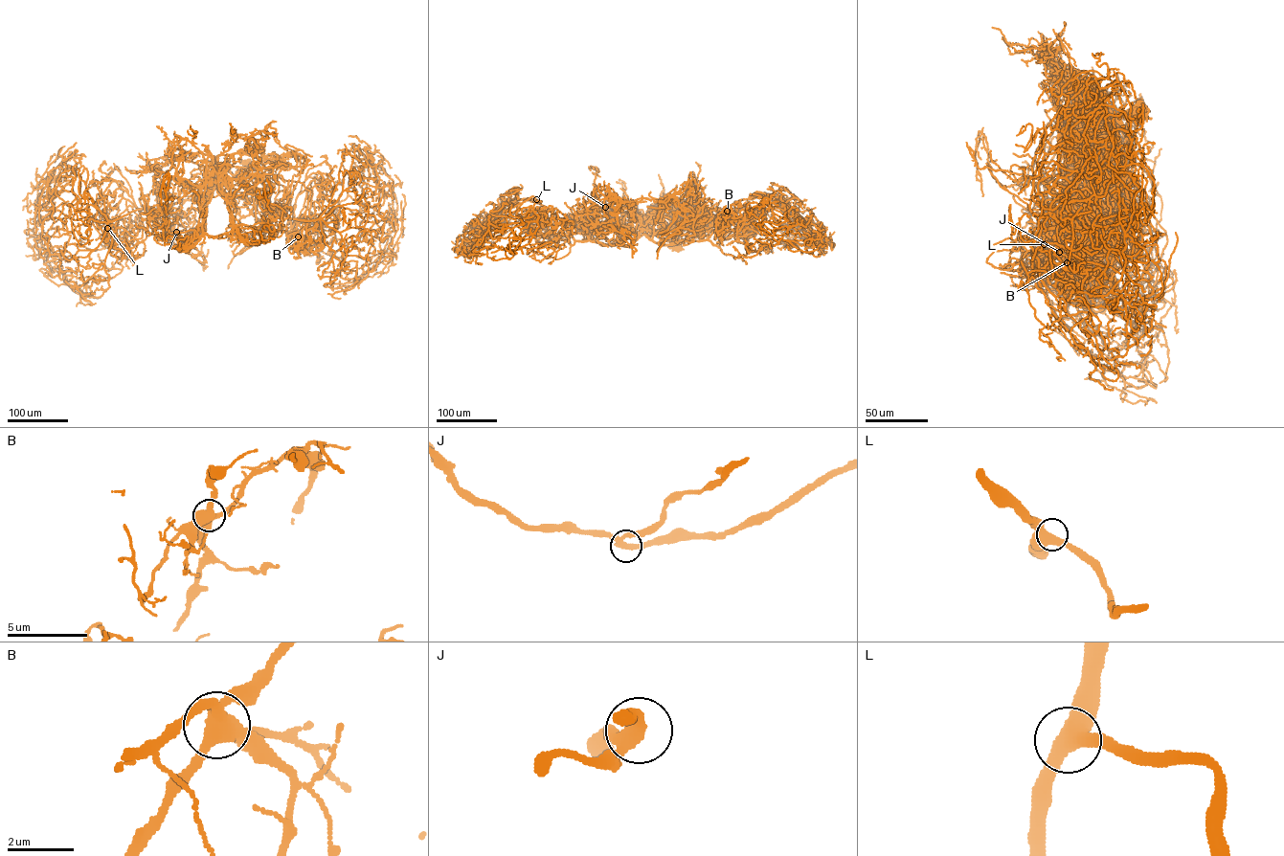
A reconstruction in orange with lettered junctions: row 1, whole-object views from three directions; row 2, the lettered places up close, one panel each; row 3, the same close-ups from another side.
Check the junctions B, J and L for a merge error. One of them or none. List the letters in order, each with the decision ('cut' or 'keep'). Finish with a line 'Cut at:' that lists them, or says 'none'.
B: cut
J: keep
L: keep
Cut at: B

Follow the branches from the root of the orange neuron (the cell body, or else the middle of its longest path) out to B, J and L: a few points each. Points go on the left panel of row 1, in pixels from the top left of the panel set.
B: (248, 164), (241, 175), (224, 167), (219, 178), (214, 164), (216, 189), (291, 210), (286, 236), (299, 236)
J: (248, 164), (250, 169), (241, 175), (224, 167), (219, 178), (217, 165), (206, 177), (197, 231), (176, 232)
L: (248, 164), (241, 175), (224, 167), (219, 178), (214, 164), (207, 196), (158, 212), (133, 210), (107, 228)

